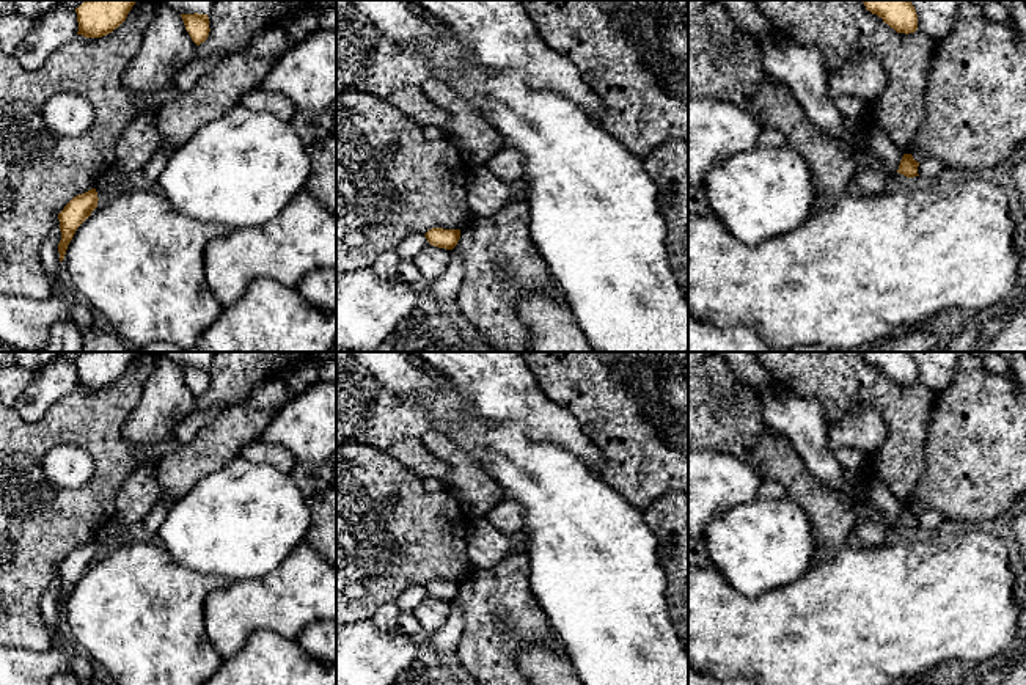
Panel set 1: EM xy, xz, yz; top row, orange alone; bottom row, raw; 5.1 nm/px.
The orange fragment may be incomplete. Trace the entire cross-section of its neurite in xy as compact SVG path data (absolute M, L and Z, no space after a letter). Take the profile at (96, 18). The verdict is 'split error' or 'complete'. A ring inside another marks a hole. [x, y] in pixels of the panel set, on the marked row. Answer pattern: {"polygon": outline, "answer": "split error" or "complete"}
{"polygon": "M86 0L79 8L79 31L85 38L102 38L118 28L137 0Z", "answer": "complete"}

